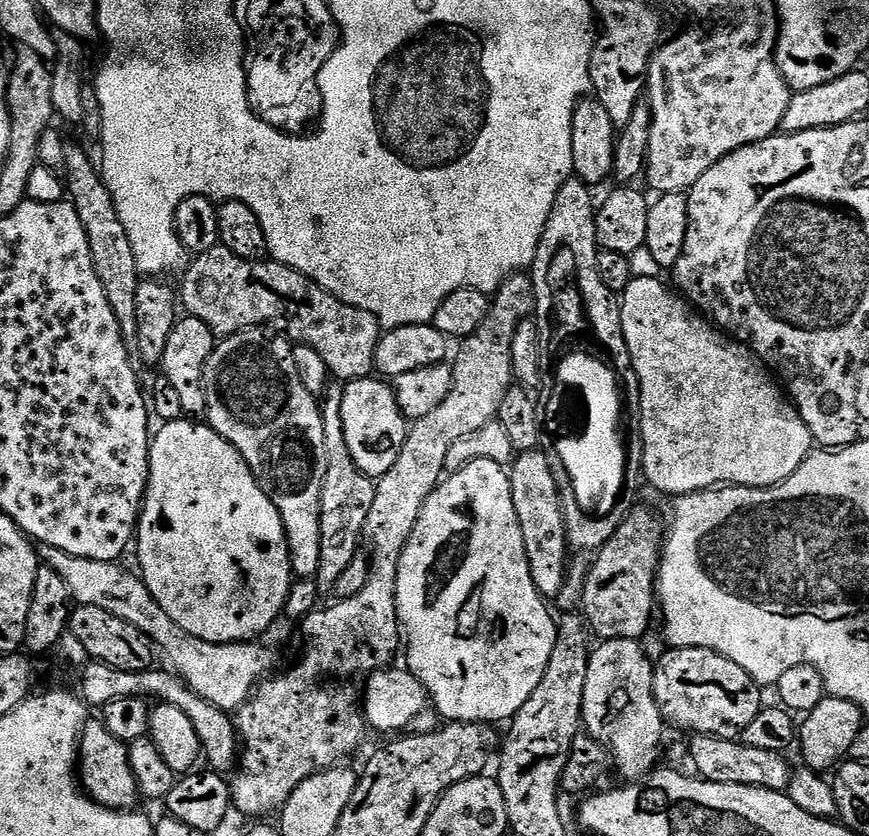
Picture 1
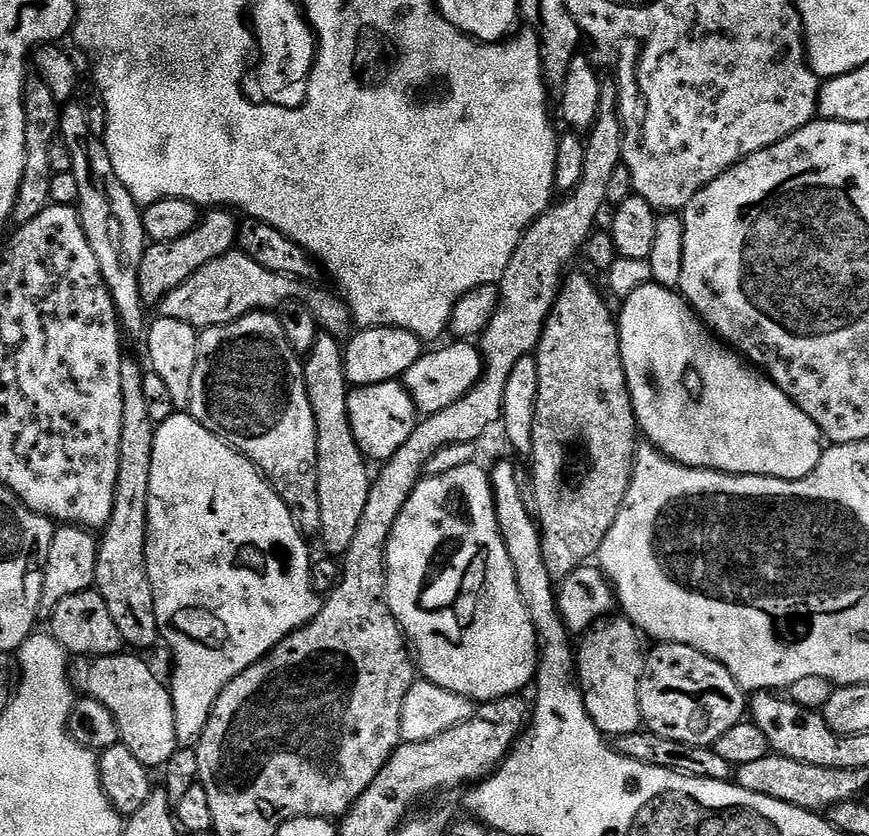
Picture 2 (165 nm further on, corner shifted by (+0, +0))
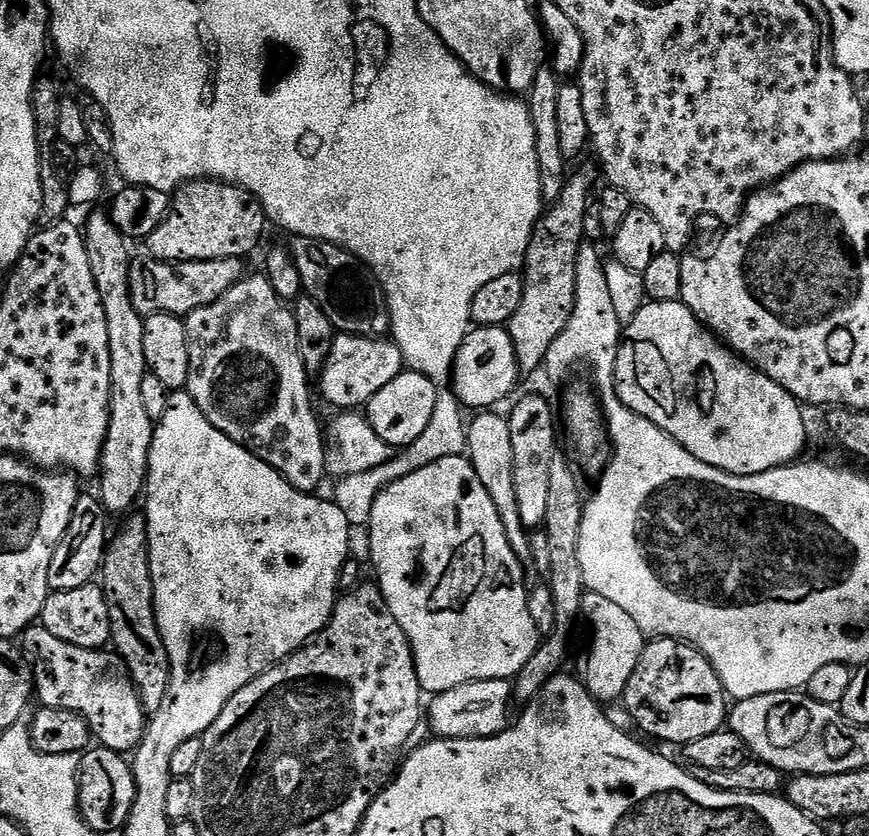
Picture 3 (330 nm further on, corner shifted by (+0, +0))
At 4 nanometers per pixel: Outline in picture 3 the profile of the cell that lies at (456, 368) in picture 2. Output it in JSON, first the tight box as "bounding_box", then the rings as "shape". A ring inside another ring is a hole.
{"bounding_box":[450,327,521,410],"shape":[[[473,327],[458,350],[450,371],[450,387],[465,409],[492,410],[516,388],[516,376],[521,375],[516,365],[514,342],[507,327]]]}

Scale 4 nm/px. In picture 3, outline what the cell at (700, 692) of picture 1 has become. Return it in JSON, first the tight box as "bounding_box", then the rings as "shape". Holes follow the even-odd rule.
{"bounding_box":[622,638,730,746],"shape":[[[652,638],[645,643],[638,658],[638,666],[634,666],[634,674],[630,674],[630,682],[624,691],[622,704],[632,715],[637,729],[641,728],[646,735],[653,736],[656,740],[665,740],[666,743],[677,746],[721,731],[730,716],[729,697],[711,662],[705,658],[703,652],[699,652],[692,645],[671,638]]]}

